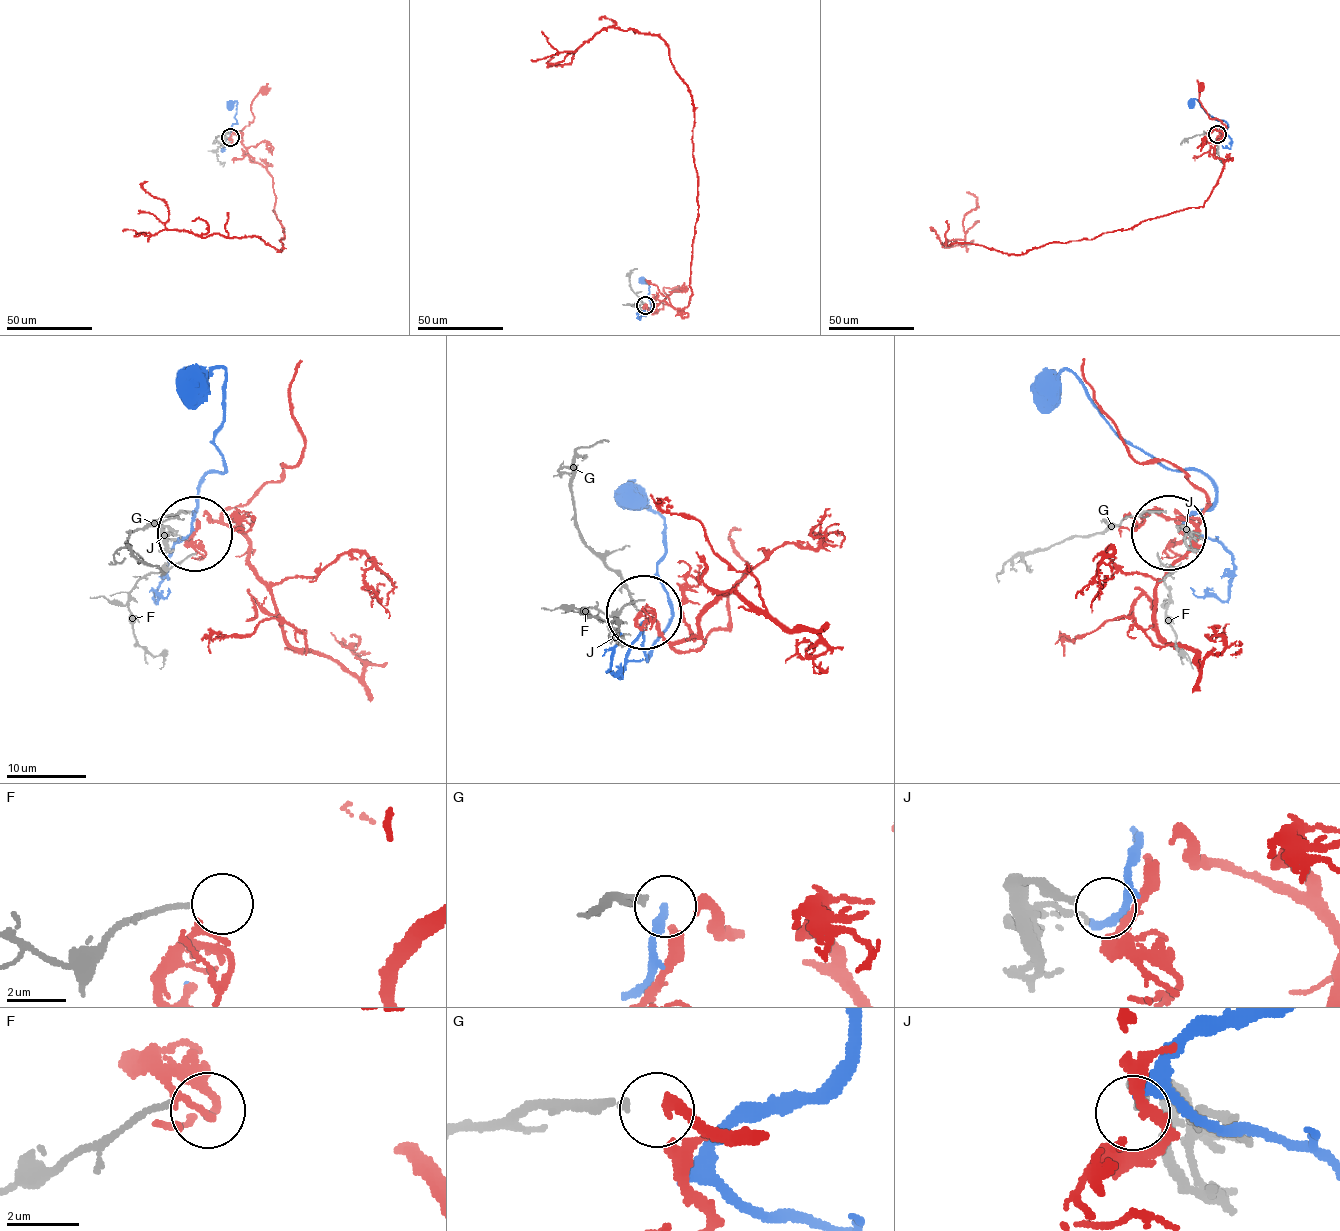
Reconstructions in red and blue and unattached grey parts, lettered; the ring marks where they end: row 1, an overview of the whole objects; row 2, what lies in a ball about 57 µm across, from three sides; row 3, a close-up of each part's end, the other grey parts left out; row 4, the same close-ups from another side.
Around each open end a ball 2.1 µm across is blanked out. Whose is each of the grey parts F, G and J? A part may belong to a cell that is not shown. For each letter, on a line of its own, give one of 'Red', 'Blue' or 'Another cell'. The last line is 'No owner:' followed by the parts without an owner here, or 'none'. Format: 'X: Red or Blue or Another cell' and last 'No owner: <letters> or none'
F: Another cell
G: Another cell
J: Another cell
No owner: F, G, J

